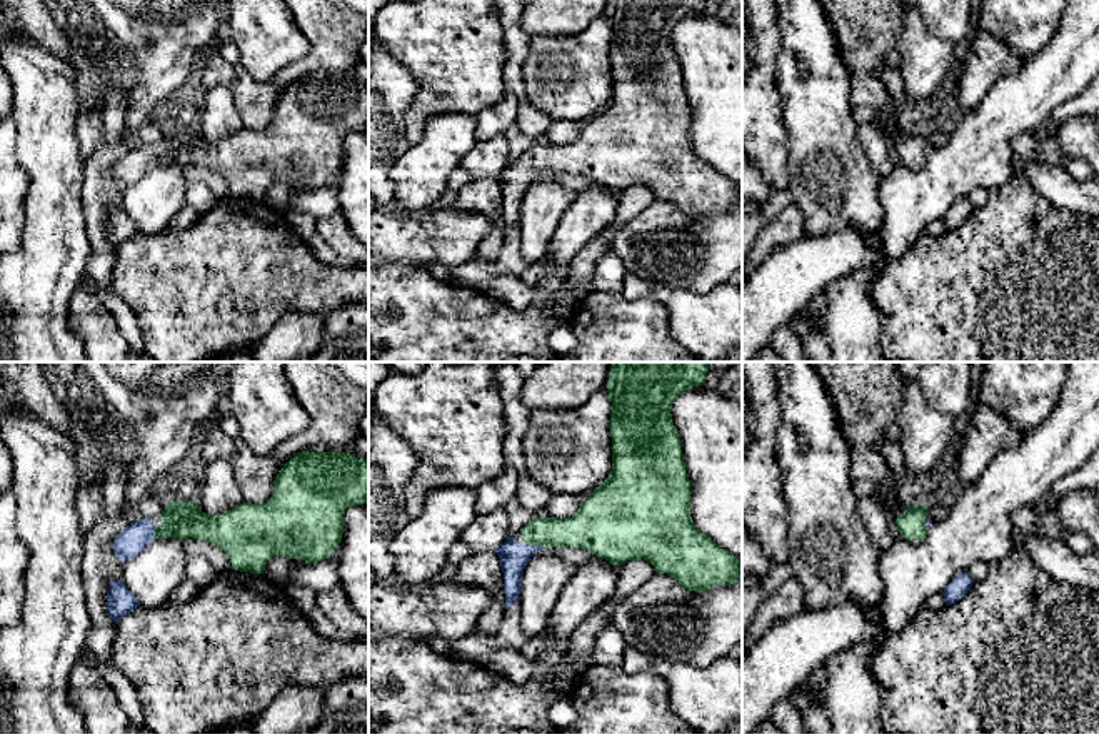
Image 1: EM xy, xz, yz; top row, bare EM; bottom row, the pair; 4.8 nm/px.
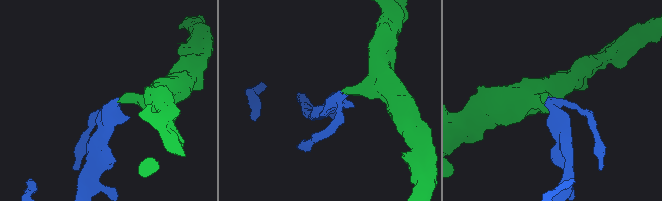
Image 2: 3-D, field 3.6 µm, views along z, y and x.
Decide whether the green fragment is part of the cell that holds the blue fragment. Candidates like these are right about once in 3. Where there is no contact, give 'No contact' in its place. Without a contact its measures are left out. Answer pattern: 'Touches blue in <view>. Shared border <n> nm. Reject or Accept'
Touches blue in xz. Shared border 70 nm. Accept

